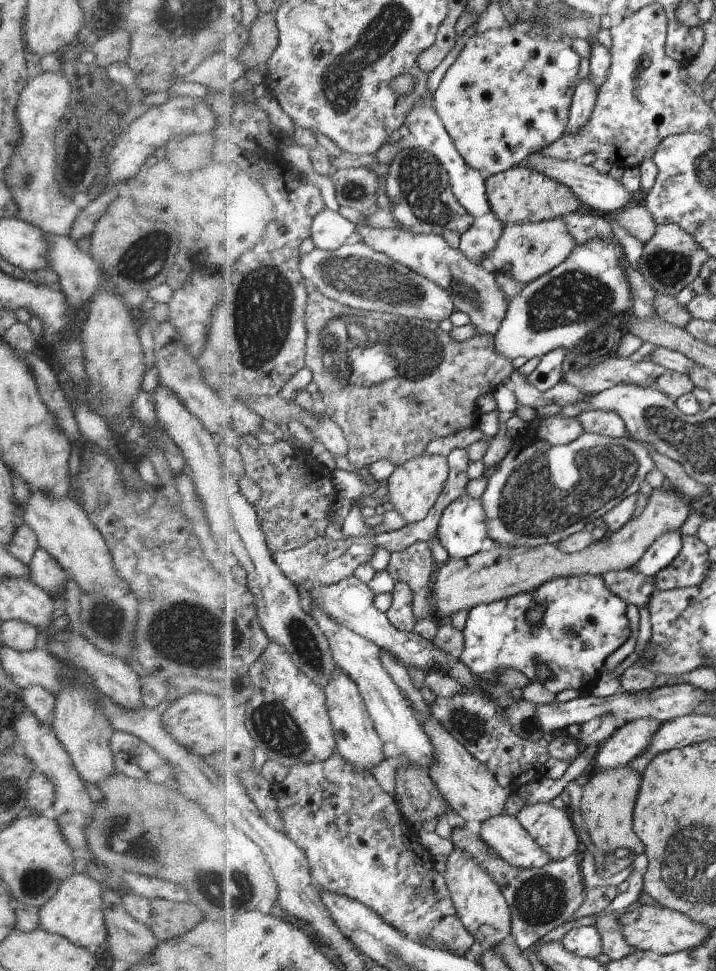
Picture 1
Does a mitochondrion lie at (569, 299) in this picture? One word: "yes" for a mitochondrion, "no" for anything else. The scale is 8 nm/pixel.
yes

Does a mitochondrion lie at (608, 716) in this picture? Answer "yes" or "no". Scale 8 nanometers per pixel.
no

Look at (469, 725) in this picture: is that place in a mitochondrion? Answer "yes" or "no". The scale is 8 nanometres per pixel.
yes

